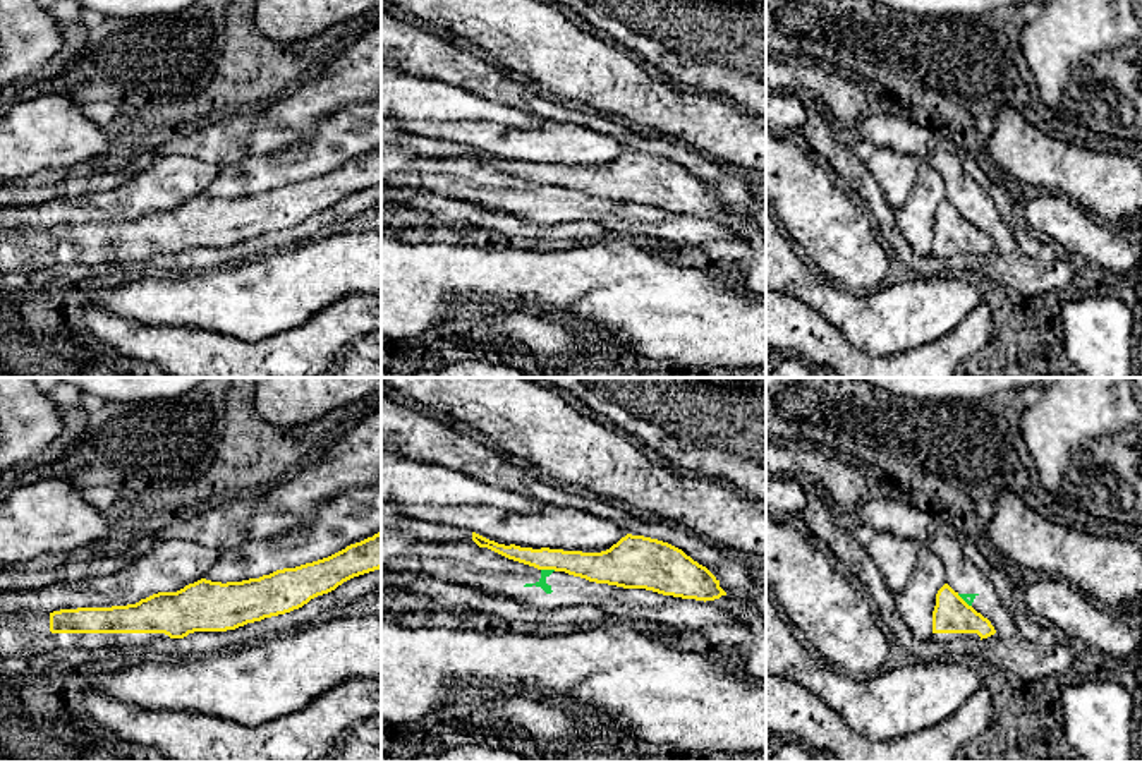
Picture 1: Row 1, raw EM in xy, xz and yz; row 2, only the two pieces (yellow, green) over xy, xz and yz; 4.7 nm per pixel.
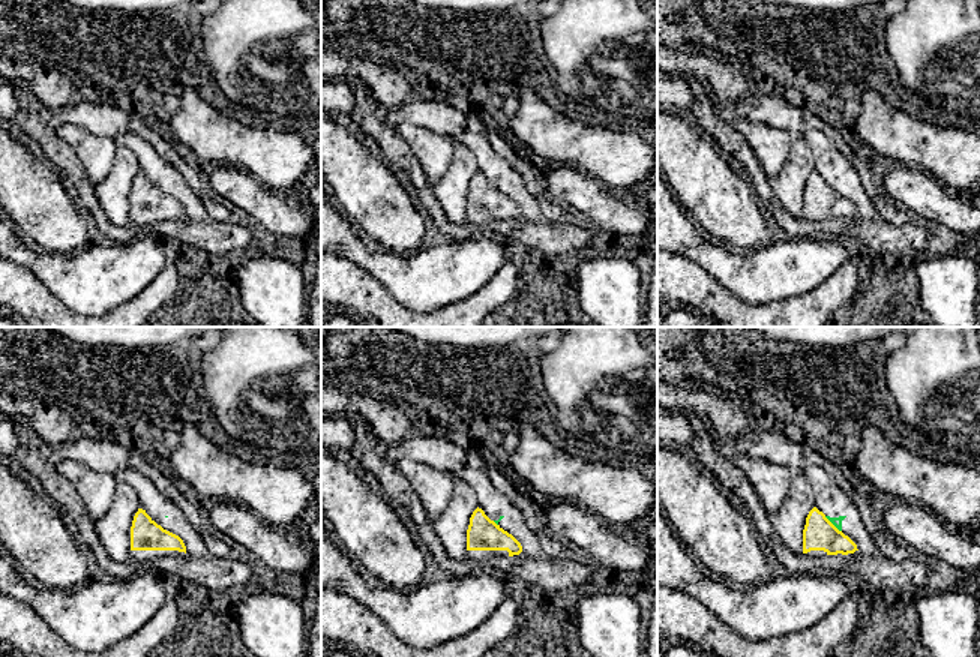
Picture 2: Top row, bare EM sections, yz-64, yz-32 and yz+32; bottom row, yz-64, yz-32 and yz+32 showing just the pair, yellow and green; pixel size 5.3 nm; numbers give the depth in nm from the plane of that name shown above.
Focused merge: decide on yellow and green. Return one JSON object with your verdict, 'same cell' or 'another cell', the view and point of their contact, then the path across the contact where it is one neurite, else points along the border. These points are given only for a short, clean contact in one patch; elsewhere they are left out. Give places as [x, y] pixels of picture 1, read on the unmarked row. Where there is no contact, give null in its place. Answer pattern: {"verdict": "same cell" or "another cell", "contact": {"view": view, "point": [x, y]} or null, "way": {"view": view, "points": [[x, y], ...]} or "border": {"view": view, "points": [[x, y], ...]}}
{"verdict": "another cell", "contact": {"view": "xz", "point": [548, 184]}, "border": {"view": "xz", "points": [[541, 184], [555, 186]]}}

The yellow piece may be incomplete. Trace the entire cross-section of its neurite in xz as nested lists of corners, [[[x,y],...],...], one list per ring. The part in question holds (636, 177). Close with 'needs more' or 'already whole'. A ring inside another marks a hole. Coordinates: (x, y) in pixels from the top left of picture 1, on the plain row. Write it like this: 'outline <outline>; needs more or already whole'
outline [[[472,148],[472,156],[479,163],[538,185],[565,187],[596,199],[646,204],[704,218],[726,211],[720,196],[706,182],[678,163],[644,151],[627,149],[601,168],[505,161],[476,148]]]; already whole

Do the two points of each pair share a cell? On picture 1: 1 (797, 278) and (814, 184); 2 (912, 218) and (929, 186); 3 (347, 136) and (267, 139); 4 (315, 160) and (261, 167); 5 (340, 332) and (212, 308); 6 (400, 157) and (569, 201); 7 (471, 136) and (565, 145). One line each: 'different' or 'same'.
1: different
2: same
3: different
4: same
5: different
6: same
7: same

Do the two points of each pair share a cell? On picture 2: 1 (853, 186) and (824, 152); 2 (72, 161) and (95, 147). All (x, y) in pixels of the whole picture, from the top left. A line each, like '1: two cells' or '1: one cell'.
1: one cell
2: two cells

